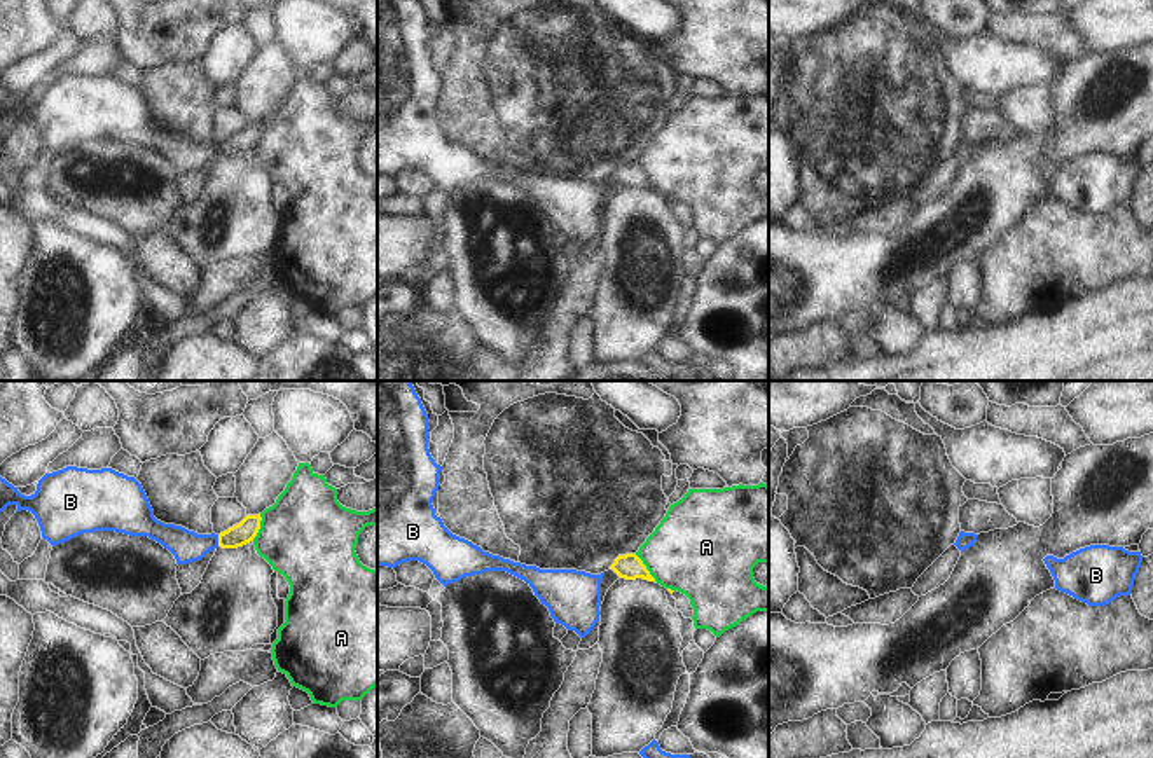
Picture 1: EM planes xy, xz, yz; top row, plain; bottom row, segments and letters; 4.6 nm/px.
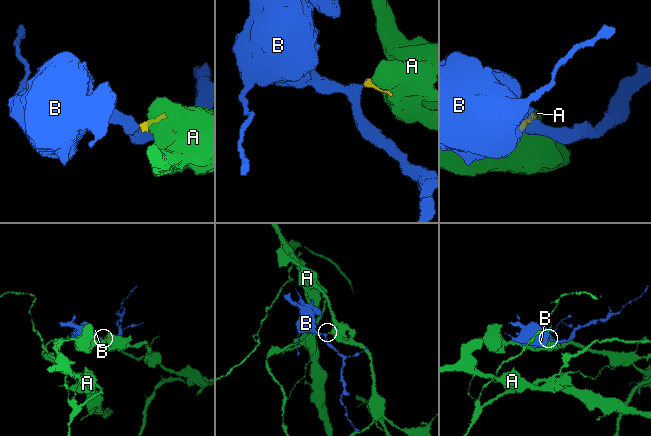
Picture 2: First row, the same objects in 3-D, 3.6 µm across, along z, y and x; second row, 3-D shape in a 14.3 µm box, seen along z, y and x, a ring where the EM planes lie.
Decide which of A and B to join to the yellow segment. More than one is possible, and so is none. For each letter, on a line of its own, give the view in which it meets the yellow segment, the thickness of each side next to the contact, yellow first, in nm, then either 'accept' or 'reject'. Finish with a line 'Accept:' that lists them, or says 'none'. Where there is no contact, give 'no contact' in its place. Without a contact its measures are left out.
A: xz | 120/420 nm | reject
B: xy | 100/150 nm | reject
Accept: none

